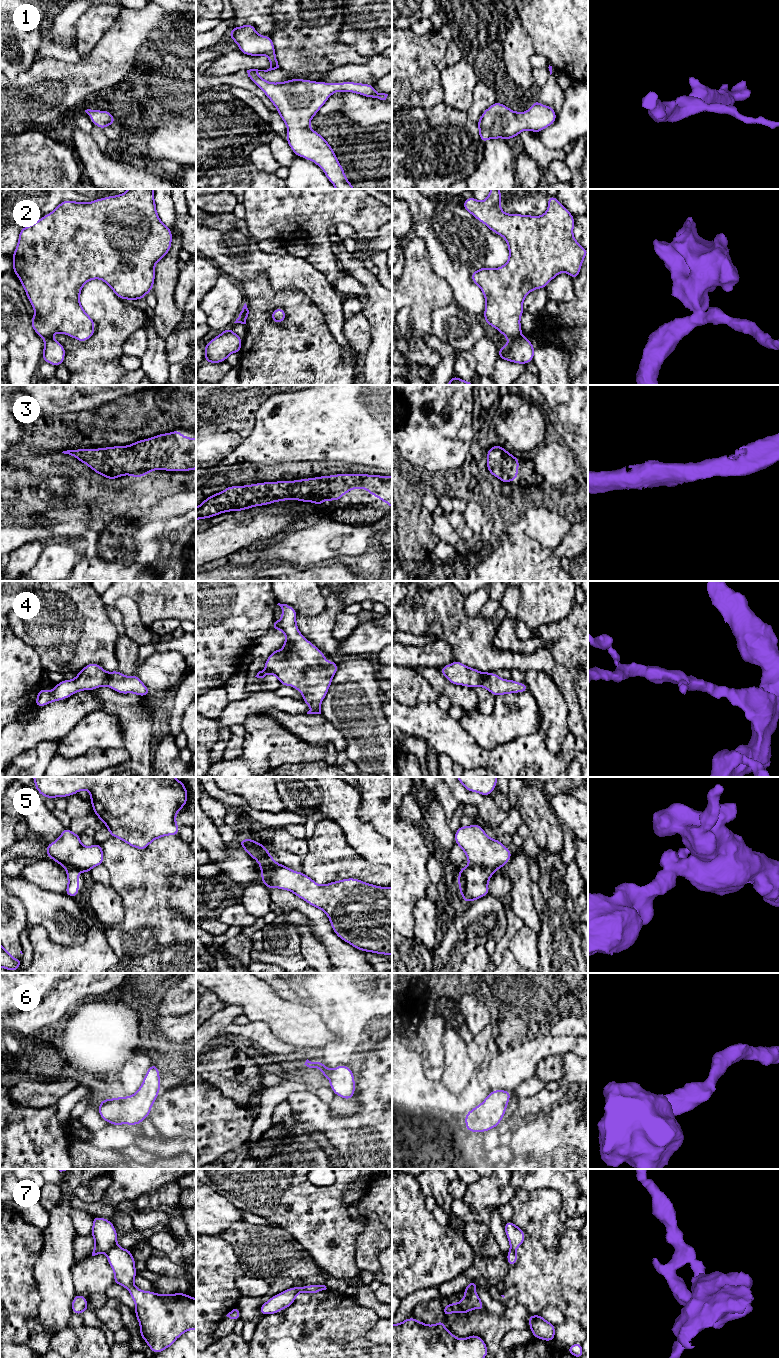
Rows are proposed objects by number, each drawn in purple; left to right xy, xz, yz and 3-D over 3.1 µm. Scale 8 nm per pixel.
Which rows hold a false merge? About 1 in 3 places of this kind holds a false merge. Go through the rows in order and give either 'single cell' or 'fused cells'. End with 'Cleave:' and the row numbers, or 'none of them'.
1: single cell
2: fused cells
3: single cell
4: single cell
5: fused cells
6: single cell
7: fused cells
Cleave: 2, 5, 7

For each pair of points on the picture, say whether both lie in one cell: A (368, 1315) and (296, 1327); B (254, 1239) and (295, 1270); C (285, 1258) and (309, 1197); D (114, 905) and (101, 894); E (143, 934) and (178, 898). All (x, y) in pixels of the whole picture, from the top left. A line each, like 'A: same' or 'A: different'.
A: same
B: same
C: different
D: same
E: same

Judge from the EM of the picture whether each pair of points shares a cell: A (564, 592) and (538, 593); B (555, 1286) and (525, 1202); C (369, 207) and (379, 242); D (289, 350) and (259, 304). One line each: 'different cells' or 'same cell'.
A: same cell
B: same cell
C: different cells
D: same cell

